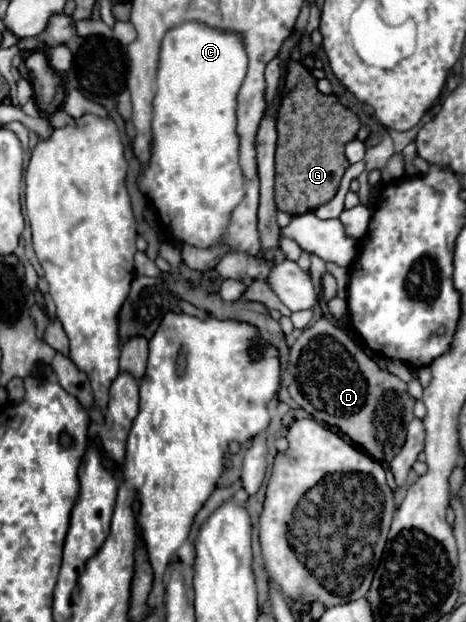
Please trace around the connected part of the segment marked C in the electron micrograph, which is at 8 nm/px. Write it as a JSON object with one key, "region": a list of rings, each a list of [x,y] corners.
{"region":[[[184,22],[168,30],[162,40],[160,66],[158,66],[158,90],[154,96],[152,118],[152,158],[150,166],[140,174],[138,188],[146,194],[162,224],[170,234],[196,248],[210,248],[218,244],[224,228],[228,226],[232,208],[244,198],[244,178],[238,166],[238,136],[236,136],[236,92],[246,76],[248,56],[242,40],[236,34],[216,32],[206,24]]]}

